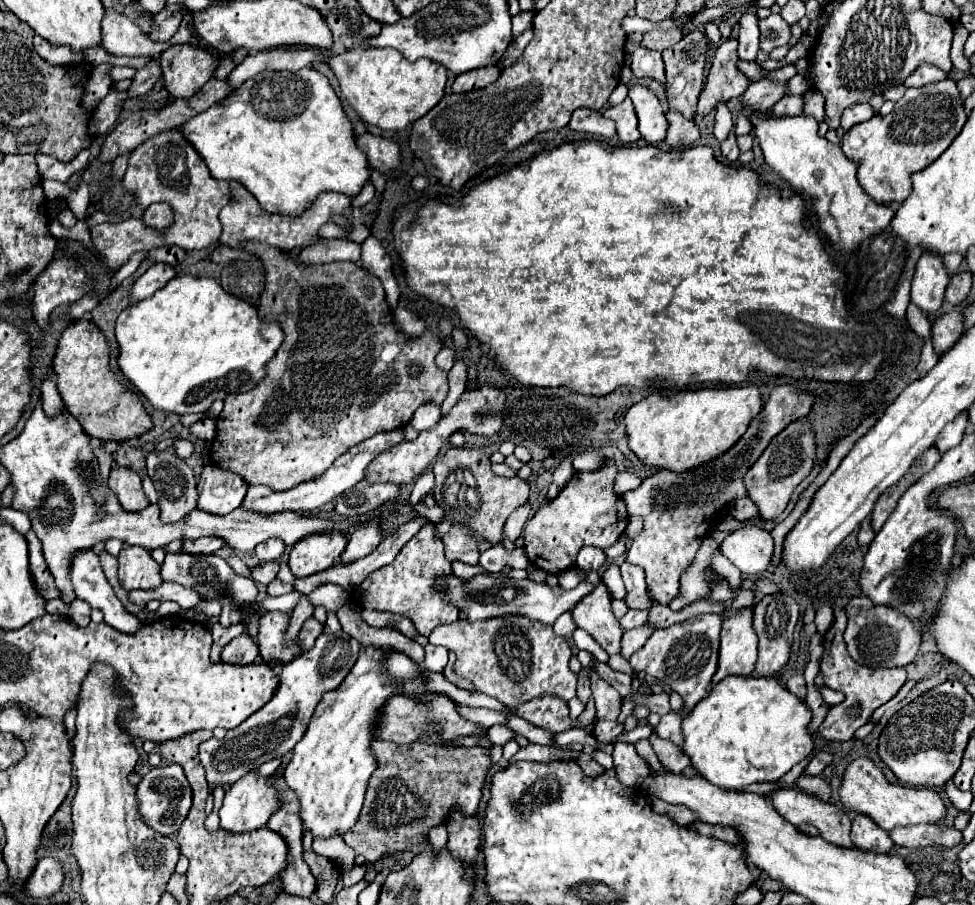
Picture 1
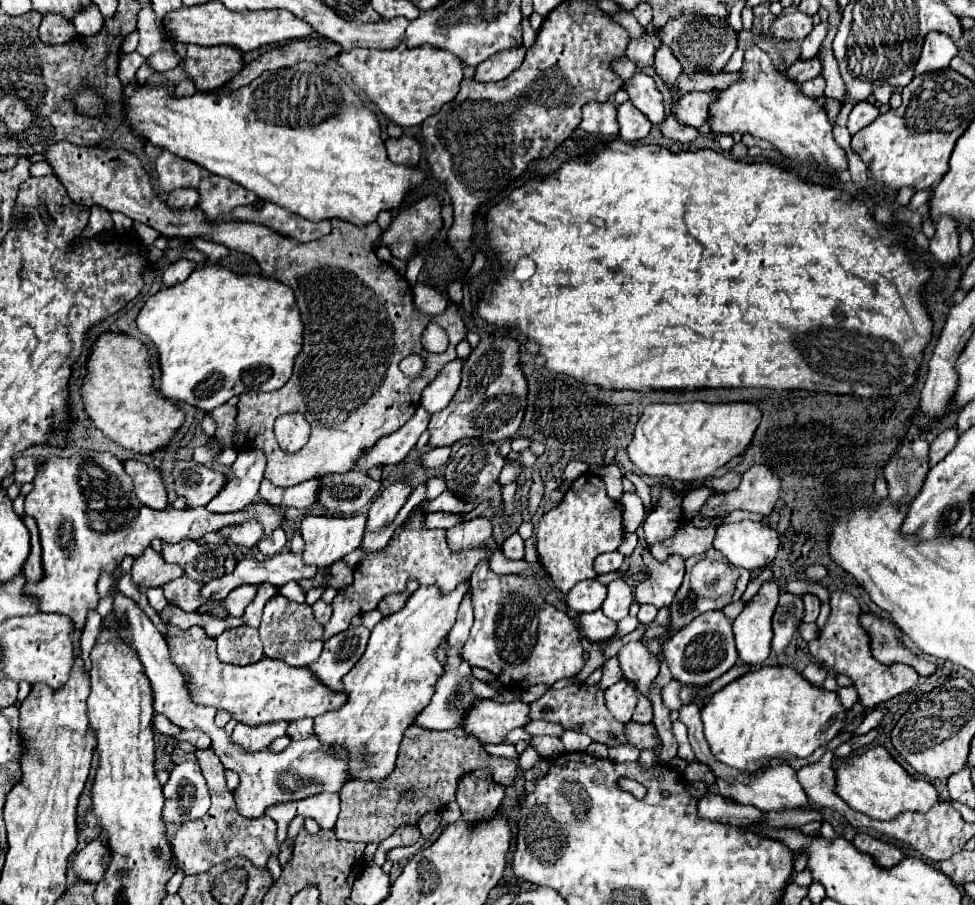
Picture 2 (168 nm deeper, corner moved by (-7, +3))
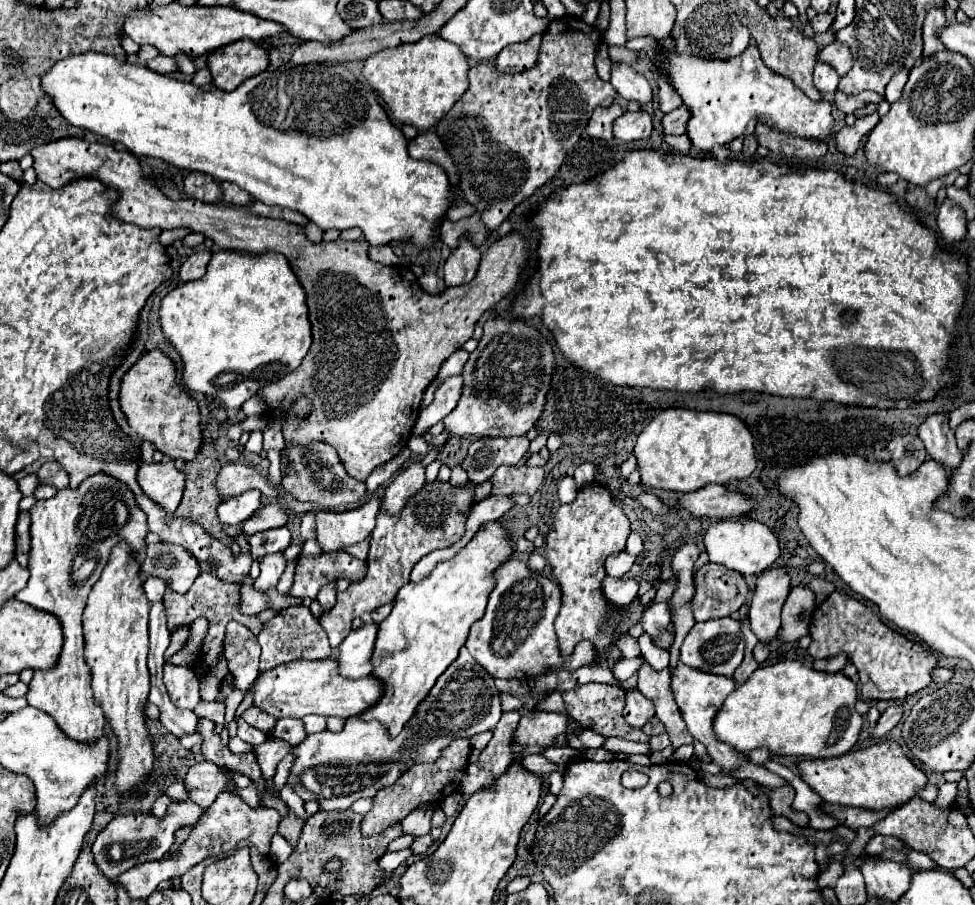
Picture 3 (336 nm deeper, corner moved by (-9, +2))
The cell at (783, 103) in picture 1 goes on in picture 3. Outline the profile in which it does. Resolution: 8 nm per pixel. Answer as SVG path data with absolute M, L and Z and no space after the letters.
M816 64L814 68L814 86L826 94L826 92L834 92L838 88L838 82L840 82L840 76L836 74L836 70L832 70L832 66L828 64Z

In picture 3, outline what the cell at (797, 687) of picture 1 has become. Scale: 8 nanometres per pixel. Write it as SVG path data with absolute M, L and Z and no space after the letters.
M844 654L840 656L834 656L834 658L828 658L828 660L814 660L814 668L820 670L820 672L830 672L830 674L836 674L844 668L844 664L848 662L848 658Z

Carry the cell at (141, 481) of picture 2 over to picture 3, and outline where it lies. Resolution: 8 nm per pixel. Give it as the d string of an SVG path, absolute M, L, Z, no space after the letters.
M172 460L140 464L136 480L142 492L168 514L172 514L180 504L184 492L184 474L174 468Z

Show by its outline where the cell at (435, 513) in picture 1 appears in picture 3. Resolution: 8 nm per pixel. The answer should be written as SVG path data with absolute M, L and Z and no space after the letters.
M508 560L494 574L496 586L490 594L486 612L472 624L466 648L474 660L494 678L532 680L556 670L578 670L600 662L592 642L578 644L572 656L562 656L554 620L560 612L560 588L546 576L532 572L522 560Z

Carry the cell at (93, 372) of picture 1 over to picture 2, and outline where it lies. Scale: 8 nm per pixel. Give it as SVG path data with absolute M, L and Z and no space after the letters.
M104 333L94 345L94 351L90 355L90 361L86 365L86 371L82 375L82 391L86 401L86 411L92 417L92 423L104 431L106 437L116 441L118 445L136 451L136 453L154 453L156 449L166 447L176 431L184 423L184 413L166 397L158 395L158 391L152 385L152 369L150 369L150 353L144 343L140 343L134 337L122 335L122 333Z

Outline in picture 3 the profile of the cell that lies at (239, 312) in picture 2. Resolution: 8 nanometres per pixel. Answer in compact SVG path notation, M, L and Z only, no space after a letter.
M218 250L218 252L214 252L214 256L212 256L212 260L208 264L208 270L206 270L206 274L200 280L192 280L188 284L182 284L182 286L174 288L170 294L166 294L162 298L158 316L160 316L160 330L162 330L162 334L170 340L170 344L176 348L176 352L182 358L182 366L184 366L182 382L184 382L184 386L190 392L200 392L204 396L212 396L224 408L236 408L238 410L250 396L256 394L258 388L268 386L272 382L278 382L286 374L294 372L300 366L300 362L306 356L306 352L310 348L310 342L312 342L310 322L308 322L308 308L306 308L306 294L304 294L300 282L296 280L294 272L290 270L286 258L282 254L274 254L274 252L262 254L262 256L248 256L248 254L240 254L240 252L232 252L232 250Z

